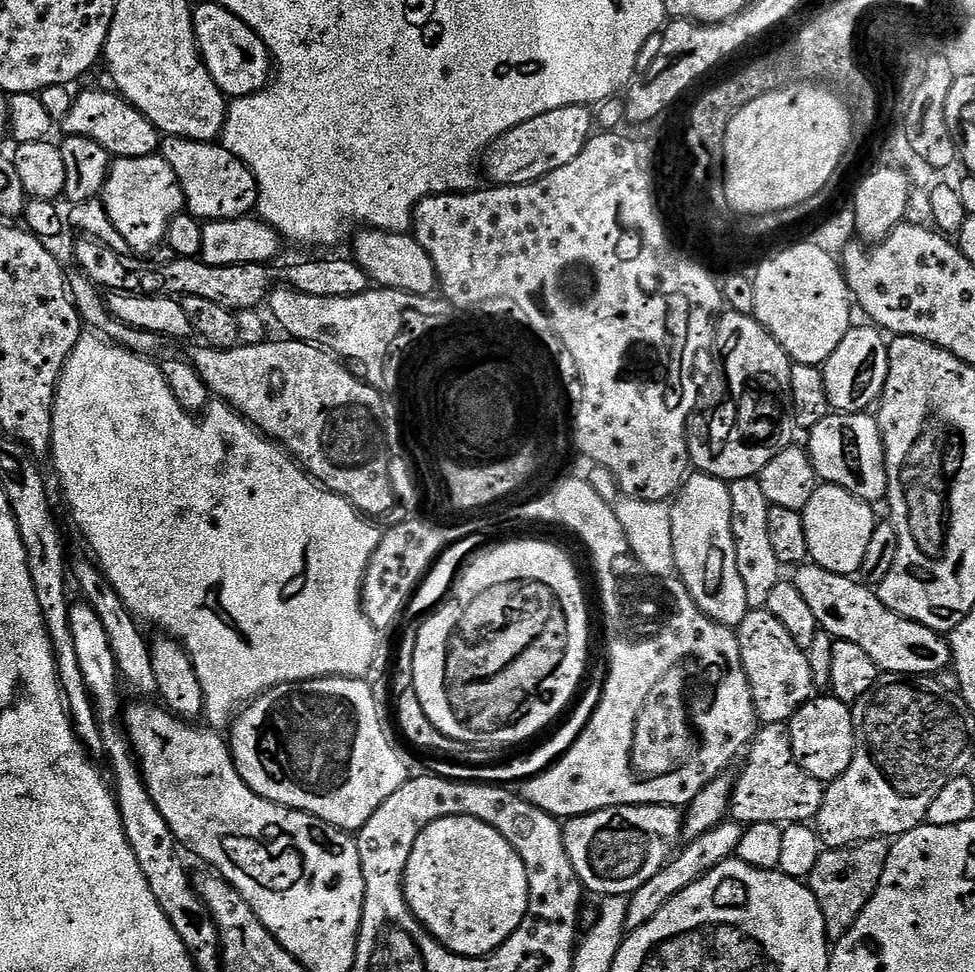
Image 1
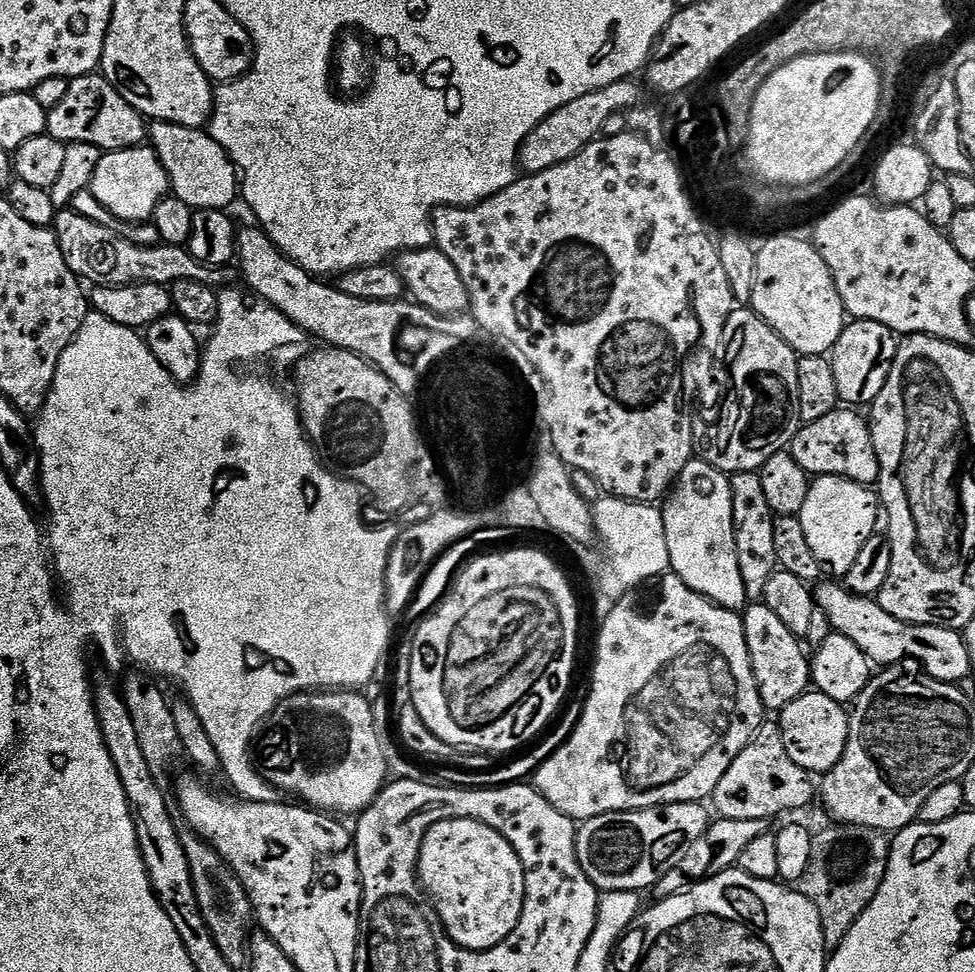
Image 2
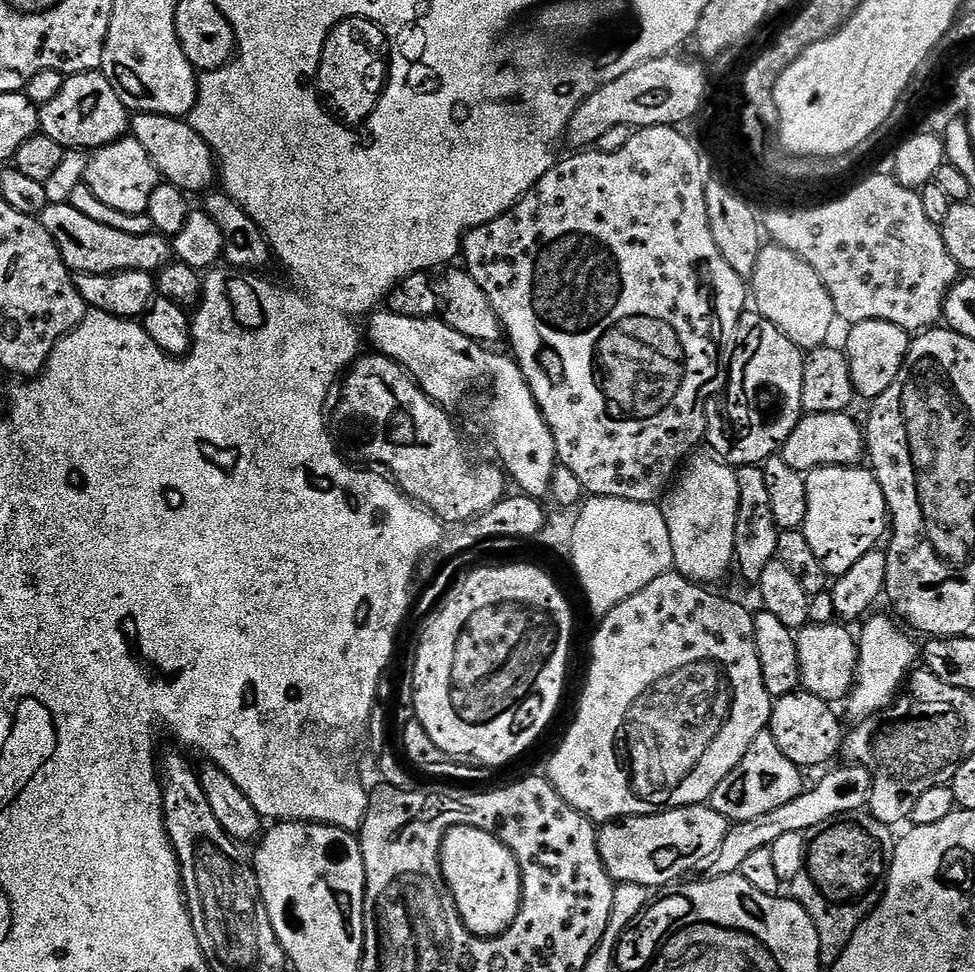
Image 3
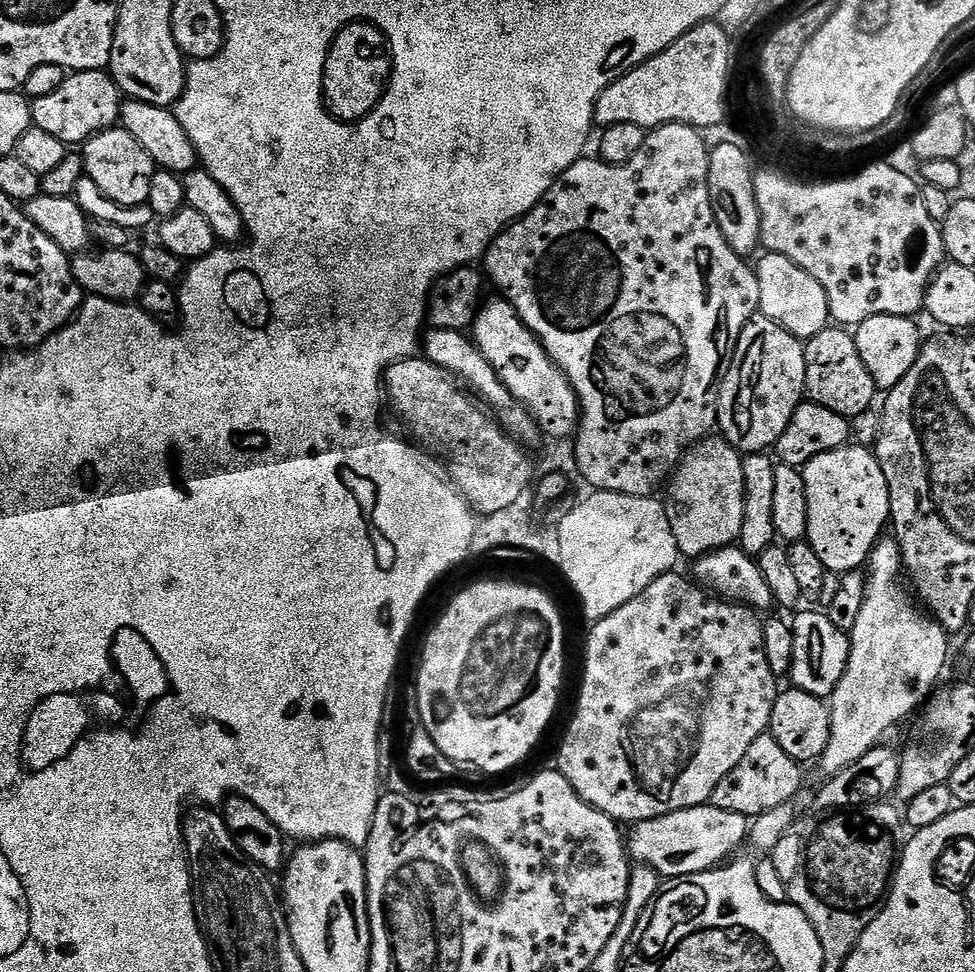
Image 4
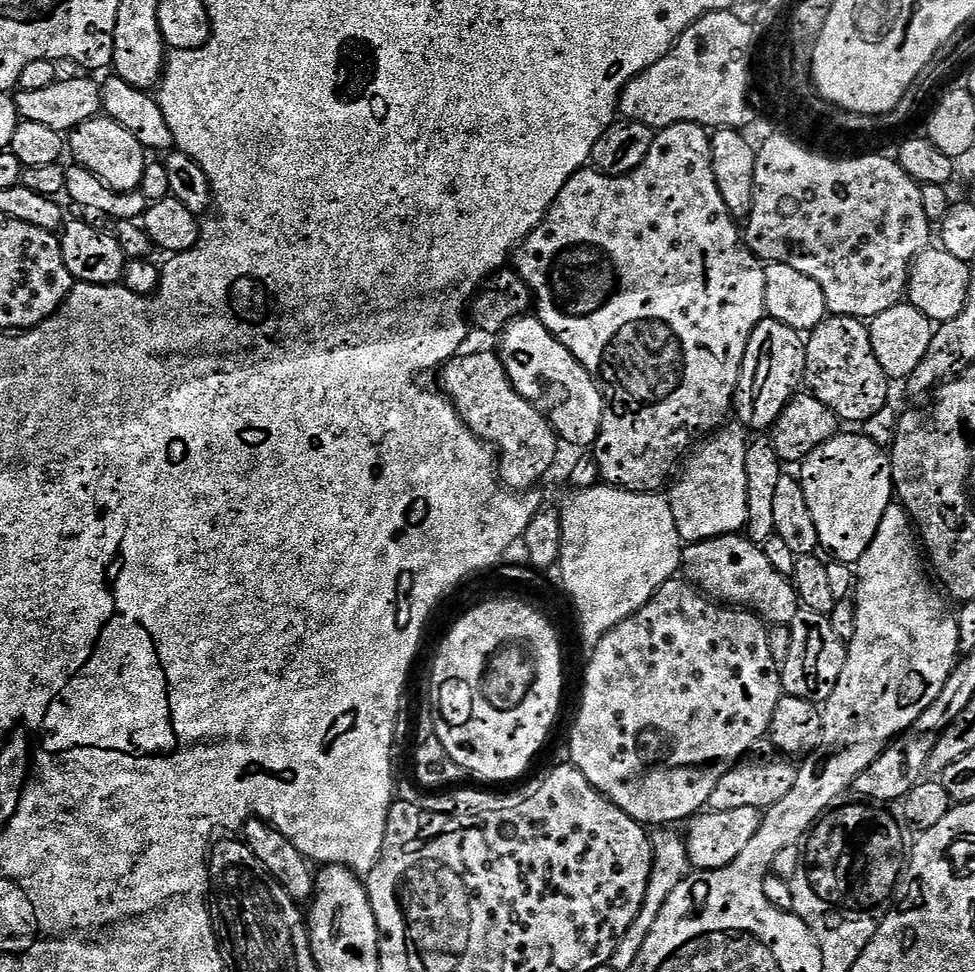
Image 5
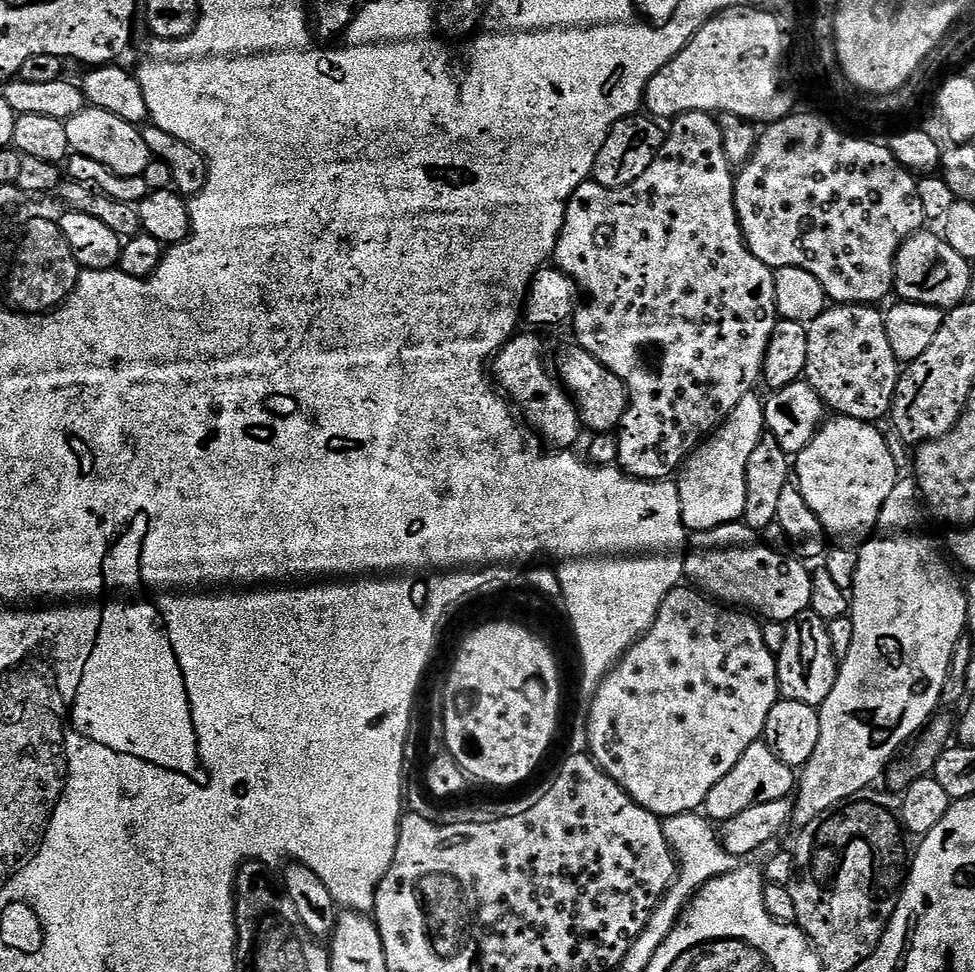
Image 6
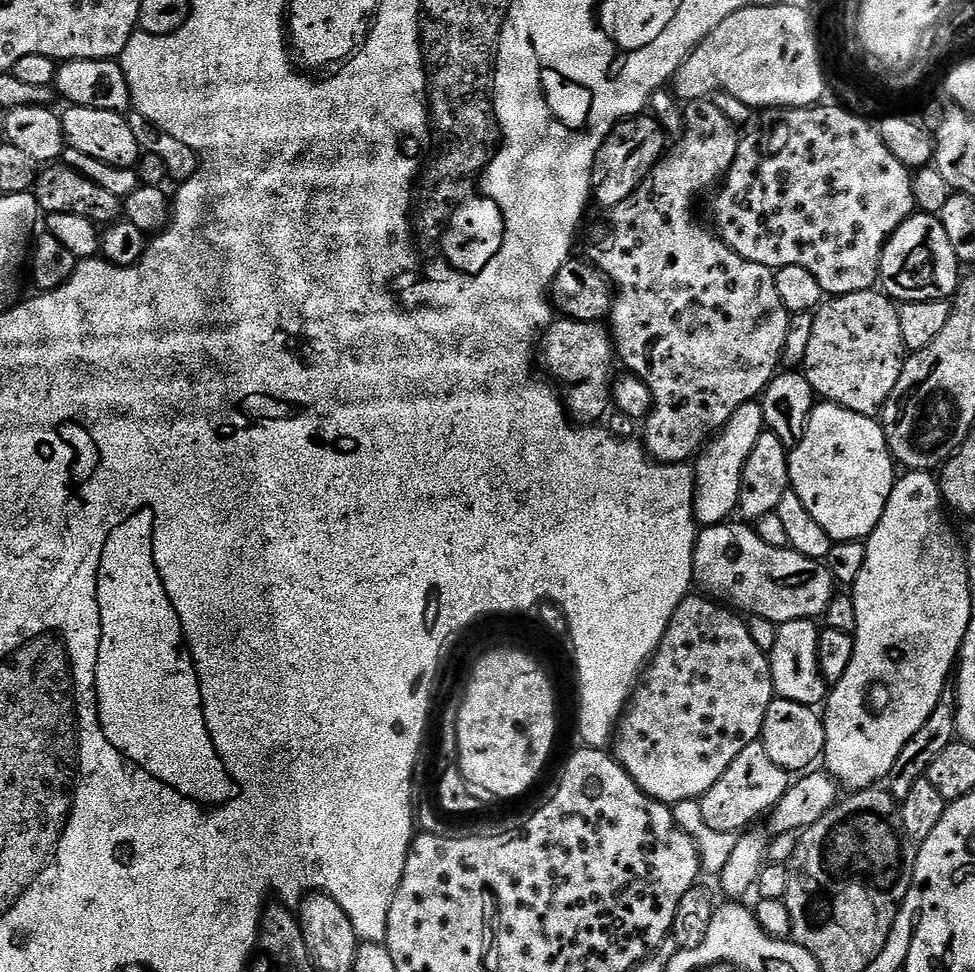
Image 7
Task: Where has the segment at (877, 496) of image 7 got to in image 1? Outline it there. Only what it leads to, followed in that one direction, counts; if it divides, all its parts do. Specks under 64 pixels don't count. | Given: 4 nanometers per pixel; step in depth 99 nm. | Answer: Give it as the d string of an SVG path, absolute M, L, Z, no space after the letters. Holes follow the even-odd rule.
M821 483L802 513L811 563L839 576L855 577L862 566L862 558L866 558L866 546L870 546L870 538L878 523L872 508L869 501L859 500L845 488Z

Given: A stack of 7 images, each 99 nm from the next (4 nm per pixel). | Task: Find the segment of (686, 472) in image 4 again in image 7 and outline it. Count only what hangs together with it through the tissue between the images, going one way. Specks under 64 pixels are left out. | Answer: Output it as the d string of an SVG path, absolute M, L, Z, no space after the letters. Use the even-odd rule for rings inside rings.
M759 401L743 403L727 420L727 424L705 445L694 464L693 515L704 526L725 523L737 511L740 502L741 474L754 443L765 431L763 405Z

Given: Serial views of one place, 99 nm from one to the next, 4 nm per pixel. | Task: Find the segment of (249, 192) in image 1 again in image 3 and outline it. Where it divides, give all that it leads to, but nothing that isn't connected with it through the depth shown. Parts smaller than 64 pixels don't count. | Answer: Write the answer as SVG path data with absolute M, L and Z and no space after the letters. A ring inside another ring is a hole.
M141 112L131 117L130 136L146 146L146 154L152 156L161 177L184 193L203 193L215 185L212 183L217 183L218 165L212 148L192 129L187 119Z

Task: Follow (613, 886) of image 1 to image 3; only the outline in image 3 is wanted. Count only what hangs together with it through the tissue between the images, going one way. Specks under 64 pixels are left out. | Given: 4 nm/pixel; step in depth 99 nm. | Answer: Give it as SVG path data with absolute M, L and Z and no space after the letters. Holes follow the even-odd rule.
M704 804L692 808L669 808L667 812L655 812L649 816L625 816L622 820L609 820L607 824L599 825L596 834L598 854L616 884L637 884L649 890L660 890L679 881L683 872L695 870L702 858L714 854L714 850L722 846L722 838L726 838L729 827L726 817Z

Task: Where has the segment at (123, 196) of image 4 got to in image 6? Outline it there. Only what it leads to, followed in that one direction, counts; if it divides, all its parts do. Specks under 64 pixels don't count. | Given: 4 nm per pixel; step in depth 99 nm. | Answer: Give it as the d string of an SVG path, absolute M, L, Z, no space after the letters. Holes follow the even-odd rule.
M86 106L78 114L74 114L74 118L64 121L64 125L68 147L75 155L94 158L94 162L102 162L102 166L119 176L143 177L148 164L154 160L144 141L143 131L118 114L110 114L110 110Z

